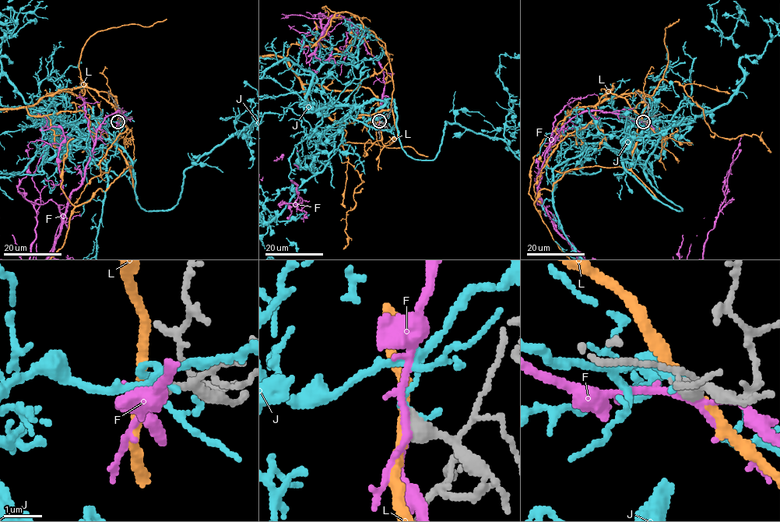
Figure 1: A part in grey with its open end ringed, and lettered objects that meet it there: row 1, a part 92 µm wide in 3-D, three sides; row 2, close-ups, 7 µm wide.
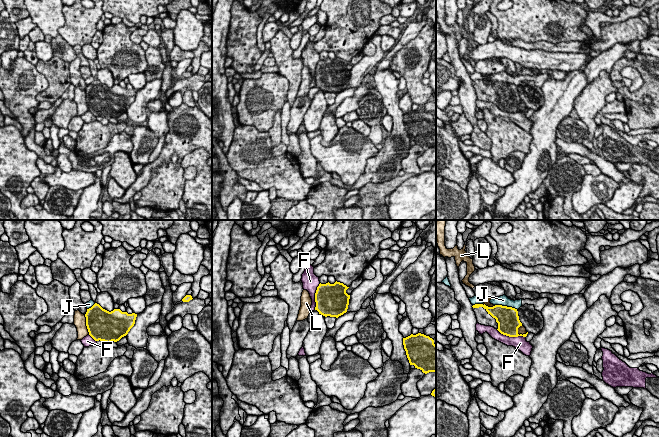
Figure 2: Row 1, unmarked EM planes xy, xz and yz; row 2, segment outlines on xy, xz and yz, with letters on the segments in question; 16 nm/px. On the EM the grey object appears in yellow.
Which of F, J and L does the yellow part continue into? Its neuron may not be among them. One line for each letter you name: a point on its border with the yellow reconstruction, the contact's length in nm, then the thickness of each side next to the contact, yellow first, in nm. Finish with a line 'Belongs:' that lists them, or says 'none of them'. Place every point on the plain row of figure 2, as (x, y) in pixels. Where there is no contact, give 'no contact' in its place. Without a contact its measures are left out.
Belongs: none of them

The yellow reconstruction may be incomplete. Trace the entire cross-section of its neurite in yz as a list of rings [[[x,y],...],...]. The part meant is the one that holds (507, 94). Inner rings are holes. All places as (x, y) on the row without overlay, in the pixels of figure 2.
[[[475,80],[472,82],[475,88],[477,99],[491,102],[501,110],[509,113],[526,113],[526,110],[518,110],[518,104],[522,102],[519,96],[518,87],[515,84],[495,81],[488,83],[485,80]]]

